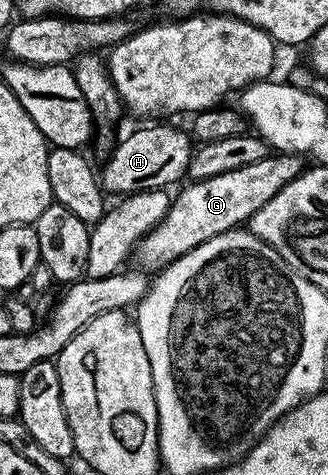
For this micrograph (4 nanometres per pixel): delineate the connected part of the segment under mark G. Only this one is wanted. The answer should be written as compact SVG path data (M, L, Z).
M270 153L262 161L254 161L254 165L242 165L242 169L218 173L218 177L197 179L189 182L189 187L181 186L181 191L169 202L166 217L162 217L159 225L140 239L134 259L141 263L139 266L145 272L159 272L190 249L210 241L210 237L218 237L218 233L235 231L247 224L252 215L274 197L274 193L281 191L305 167L305 160L299 155Z

